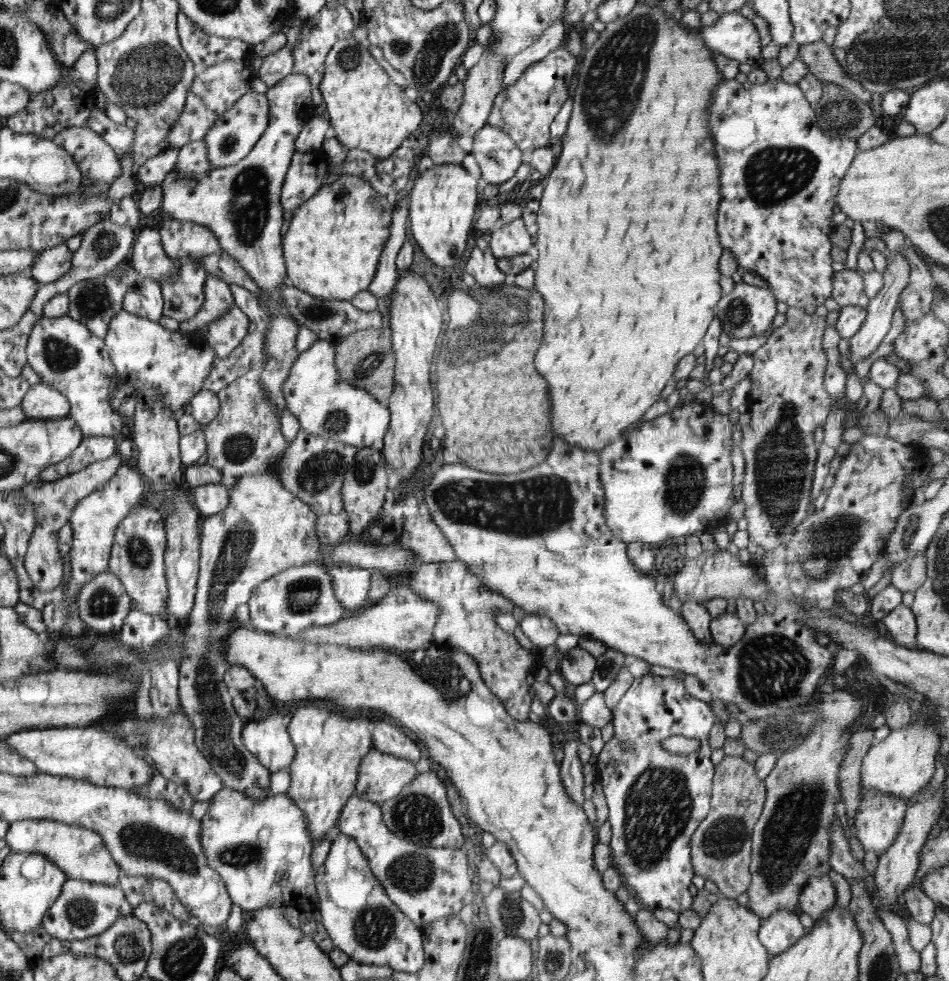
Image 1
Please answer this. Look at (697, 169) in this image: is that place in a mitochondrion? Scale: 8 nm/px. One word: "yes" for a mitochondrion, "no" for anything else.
no

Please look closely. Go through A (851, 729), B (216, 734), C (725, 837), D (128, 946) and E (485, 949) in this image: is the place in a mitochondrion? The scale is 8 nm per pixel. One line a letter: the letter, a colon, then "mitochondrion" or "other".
A: other
B: mitochondrion
C: mitochondrion
D: mitochondrion
E: mitochondrion

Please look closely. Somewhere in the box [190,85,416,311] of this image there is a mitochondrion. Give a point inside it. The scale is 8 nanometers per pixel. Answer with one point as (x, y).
(247, 204)

